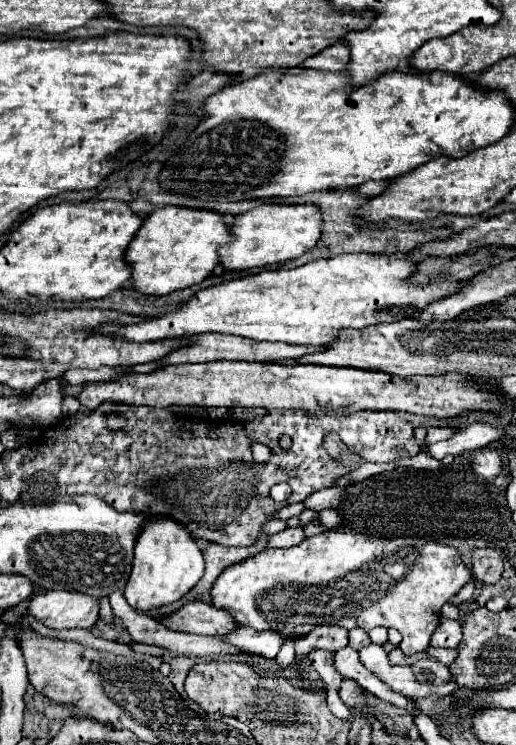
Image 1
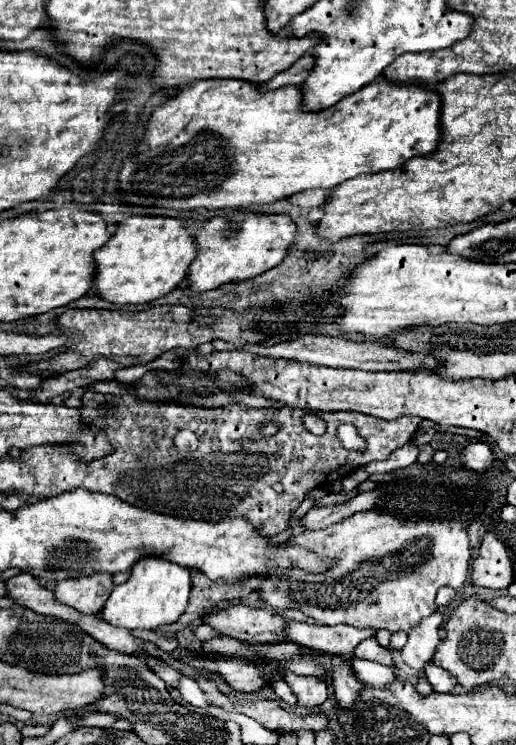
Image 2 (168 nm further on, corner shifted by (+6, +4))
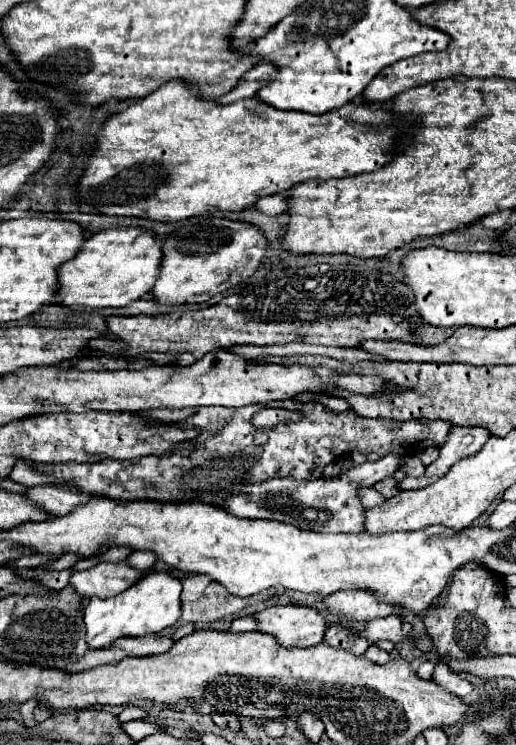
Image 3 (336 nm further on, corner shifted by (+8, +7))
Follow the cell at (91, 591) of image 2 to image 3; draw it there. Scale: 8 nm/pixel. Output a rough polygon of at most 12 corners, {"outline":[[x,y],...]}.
{"outline":[[98,562],[74,572],[70,586],[84,600],[128,590],[144,572],[126,562]]}

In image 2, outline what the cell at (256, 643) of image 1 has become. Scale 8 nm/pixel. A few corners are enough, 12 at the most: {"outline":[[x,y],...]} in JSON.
{"outline":[[290,623],[294,643],[330,655],[352,653],[374,629]]}

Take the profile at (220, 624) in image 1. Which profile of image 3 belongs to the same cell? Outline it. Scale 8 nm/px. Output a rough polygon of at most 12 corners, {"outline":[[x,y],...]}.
{"outline":[[306,606],[252,614],[282,646],[316,646],[324,618]]}

